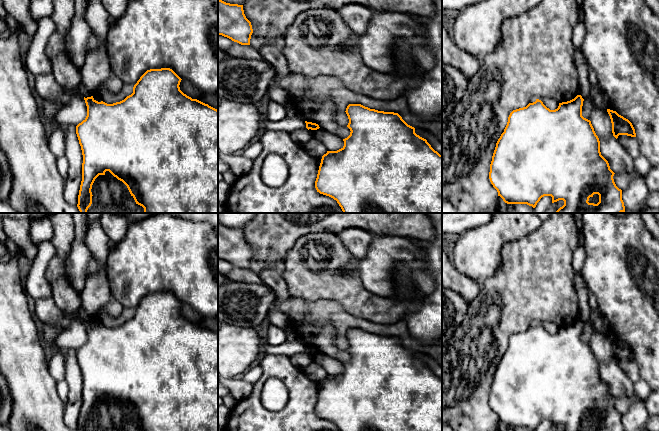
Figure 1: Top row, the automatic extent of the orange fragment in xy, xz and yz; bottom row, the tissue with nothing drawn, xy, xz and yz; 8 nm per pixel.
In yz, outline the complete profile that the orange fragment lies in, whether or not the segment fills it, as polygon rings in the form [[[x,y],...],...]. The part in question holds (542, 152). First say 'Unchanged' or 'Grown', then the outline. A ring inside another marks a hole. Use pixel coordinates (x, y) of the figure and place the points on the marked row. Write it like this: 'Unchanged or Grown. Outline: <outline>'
Unchanged. Outline: [[[577,95],[570,101],[559,103],[557,109],[550,110],[541,100],[536,99],[526,107],[510,113],[504,132],[496,143],[489,172],[491,184],[505,203],[527,204],[535,208],[542,197],[551,196],[552,203],[564,201],[564,205],[556,213],[625,212],[622,190],[616,186],[613,179],[615,173],[601,155],[600,141],[591,121],[582,116],[583,101],[582,96]],[[594,194],[599,195],[597,204],[588,202]]]

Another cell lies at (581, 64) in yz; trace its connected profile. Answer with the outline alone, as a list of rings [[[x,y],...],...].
[[[575,49],[574,51],[574,59],[575,64],[578,72],[578,80],[579,80],[579,95],[582,96],[582,98],[586,98],[588,95],[590,95],[590,81],[588,78],[588,63],[583,55],[583,52],[581,50]]]

